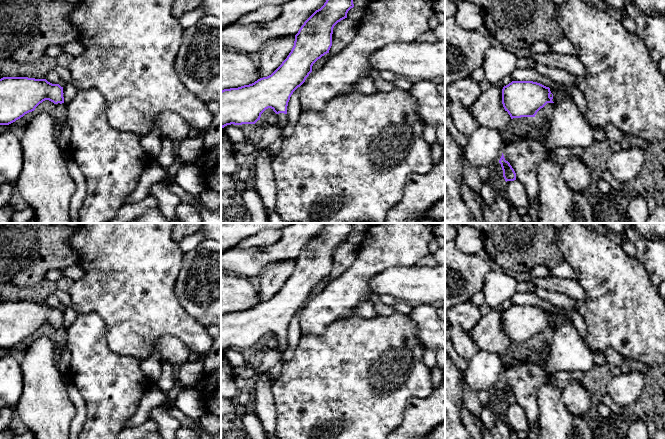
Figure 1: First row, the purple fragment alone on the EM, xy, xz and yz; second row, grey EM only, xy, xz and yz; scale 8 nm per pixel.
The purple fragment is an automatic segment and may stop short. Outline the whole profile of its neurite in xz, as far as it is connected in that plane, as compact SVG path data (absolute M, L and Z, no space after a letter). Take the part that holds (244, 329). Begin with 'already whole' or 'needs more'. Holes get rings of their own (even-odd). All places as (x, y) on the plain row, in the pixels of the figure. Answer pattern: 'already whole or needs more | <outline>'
needs more | M327 223L301 250L295 259L294 270L282 288L269 300L252 308L221 315L221 351L227 349L255 348L261 338L271 332L277 338L276 349L284 352L288 346L287 330L293 316L300 311L312 296L313 288L332 270L334 250L347 242L348 235L354 231L353 223Z

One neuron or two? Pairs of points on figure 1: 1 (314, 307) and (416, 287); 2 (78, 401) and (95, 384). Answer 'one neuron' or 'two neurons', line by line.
1: two neurons
2: two neurons

